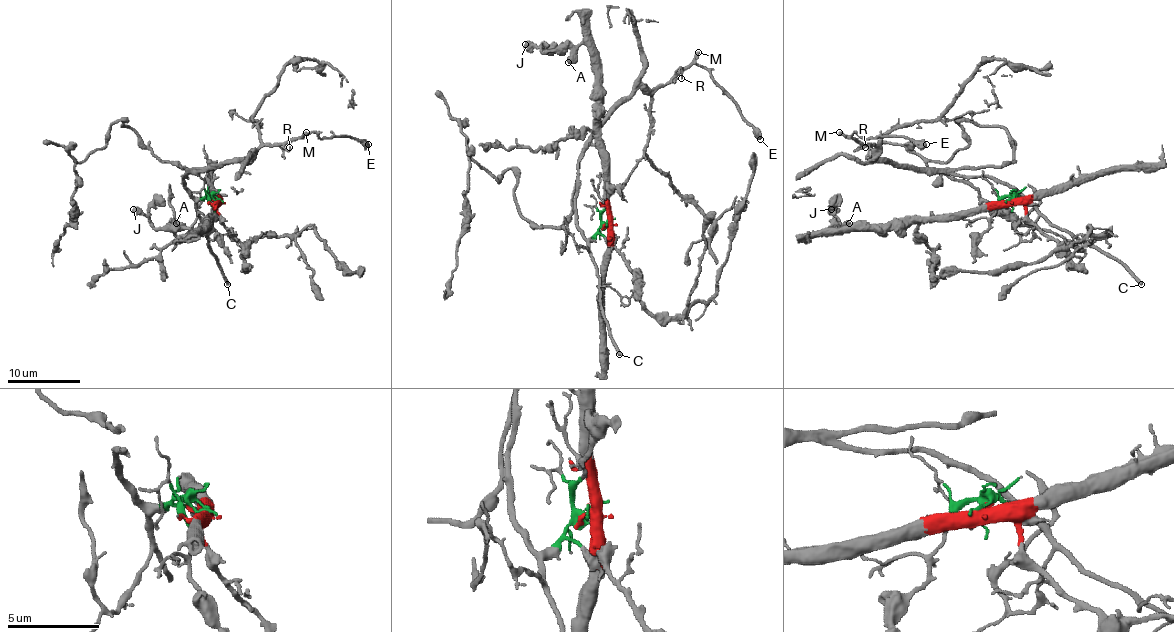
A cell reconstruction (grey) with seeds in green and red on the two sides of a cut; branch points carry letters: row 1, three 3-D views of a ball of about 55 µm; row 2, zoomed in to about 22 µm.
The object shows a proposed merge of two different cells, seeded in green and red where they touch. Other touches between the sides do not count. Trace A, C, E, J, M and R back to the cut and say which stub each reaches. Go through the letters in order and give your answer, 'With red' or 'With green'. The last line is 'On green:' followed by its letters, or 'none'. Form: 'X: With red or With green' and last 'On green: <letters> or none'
A: With red
C: With green
E: With green
J: With red
M: With green
R: With green
On green: C, E, M, R

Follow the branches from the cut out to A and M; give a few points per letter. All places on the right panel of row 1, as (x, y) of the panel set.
A: (1010, 201), (986, 203), (955, 214), (900, 217), (884, 225), (849, 225), (831, 230), (844, 228), (849, 223)
M: (1008, 201), (1014, 195), (1026, 197), (990, 177), (915, 172), (880, 163), (875, 157), (875, 146), (838, 131)

